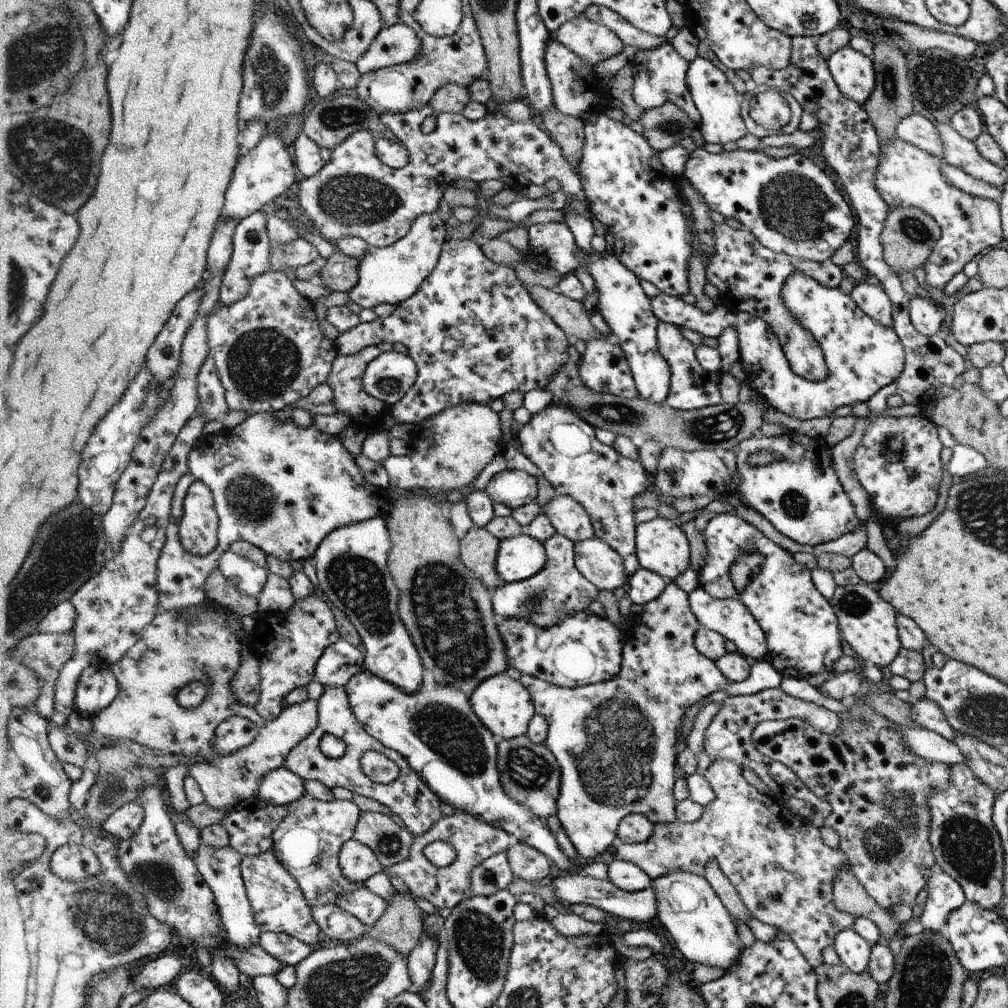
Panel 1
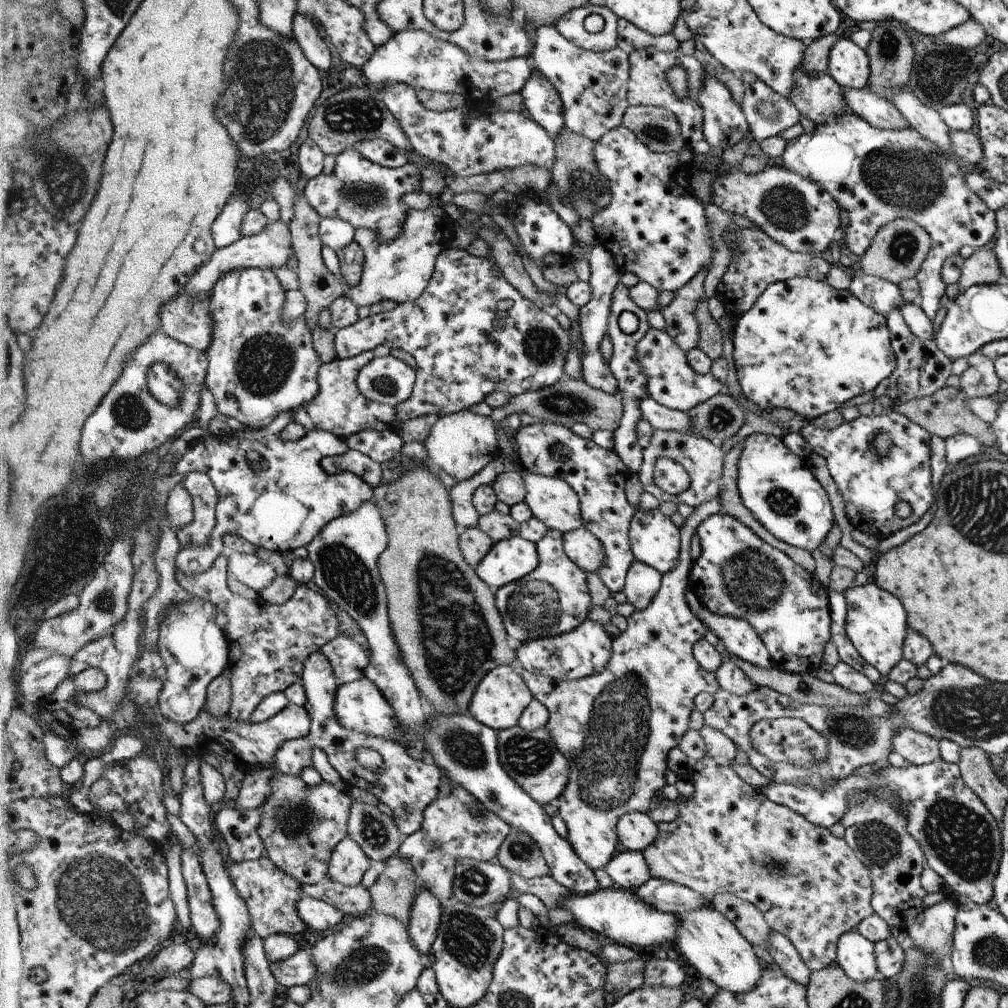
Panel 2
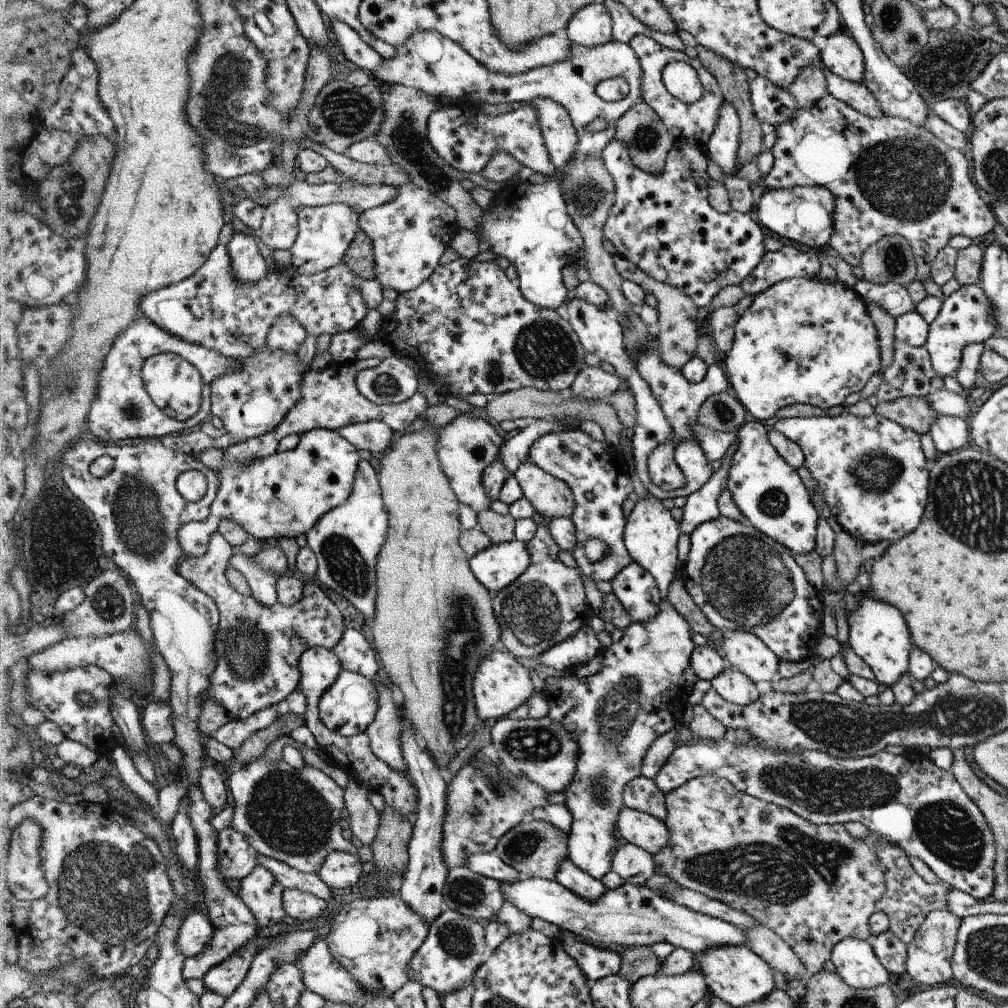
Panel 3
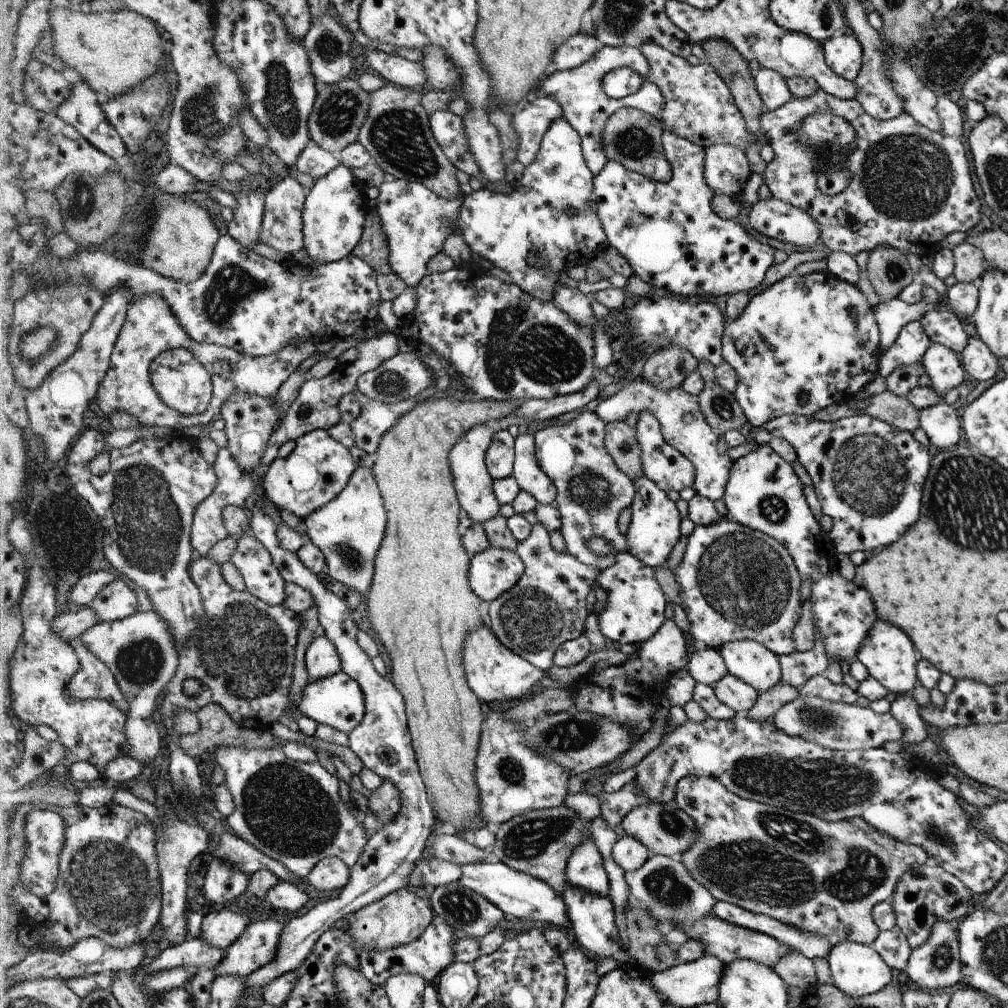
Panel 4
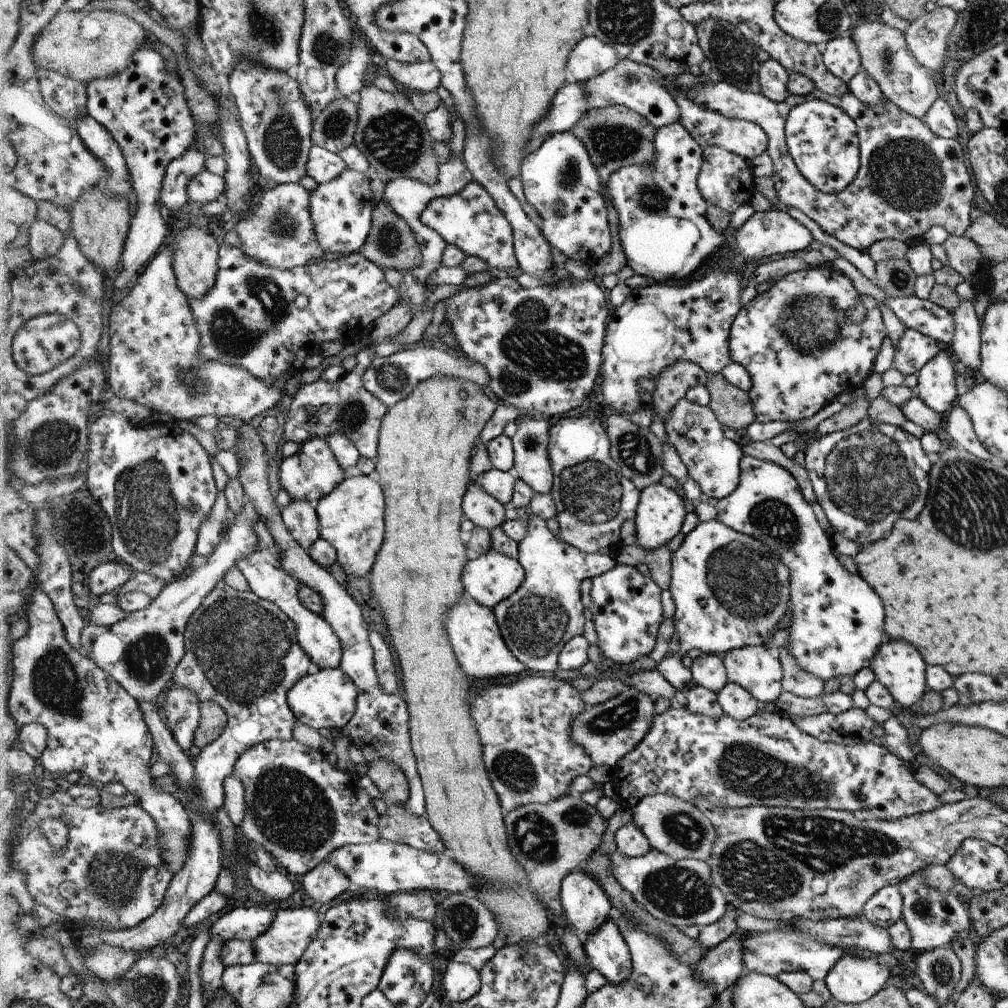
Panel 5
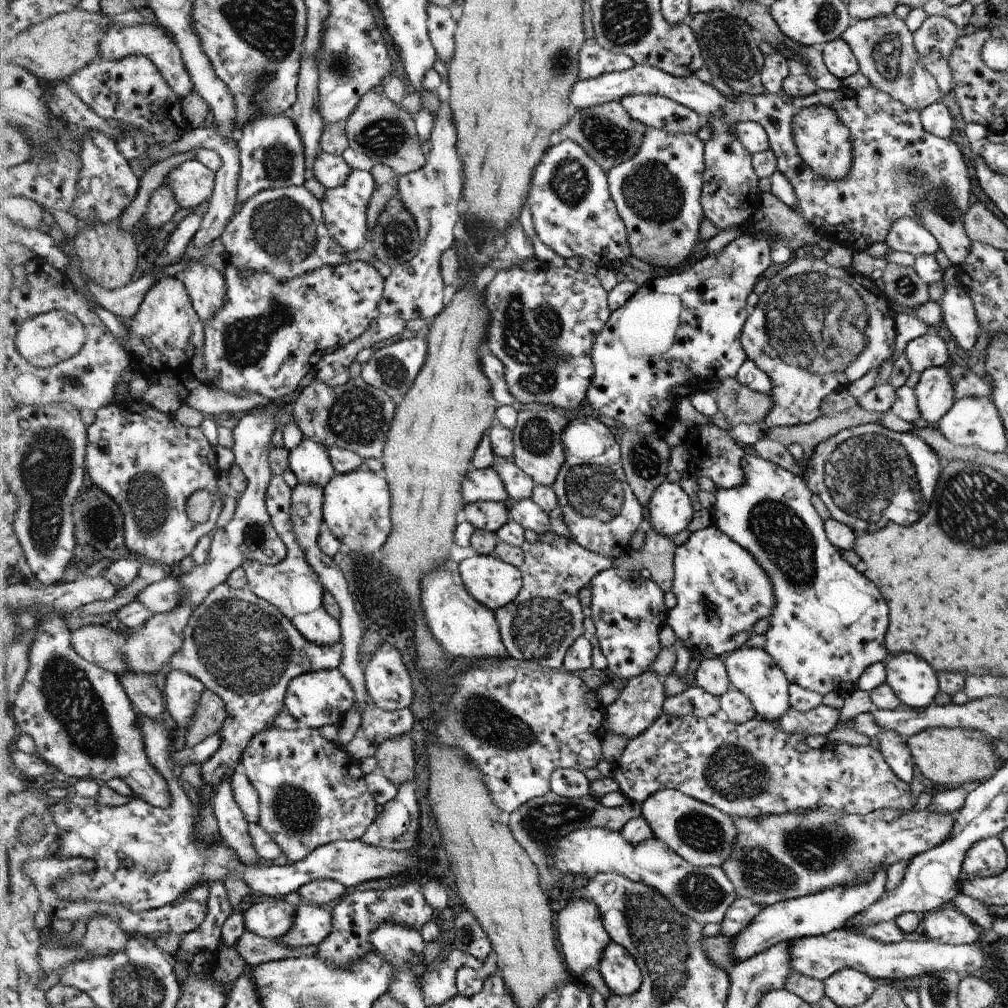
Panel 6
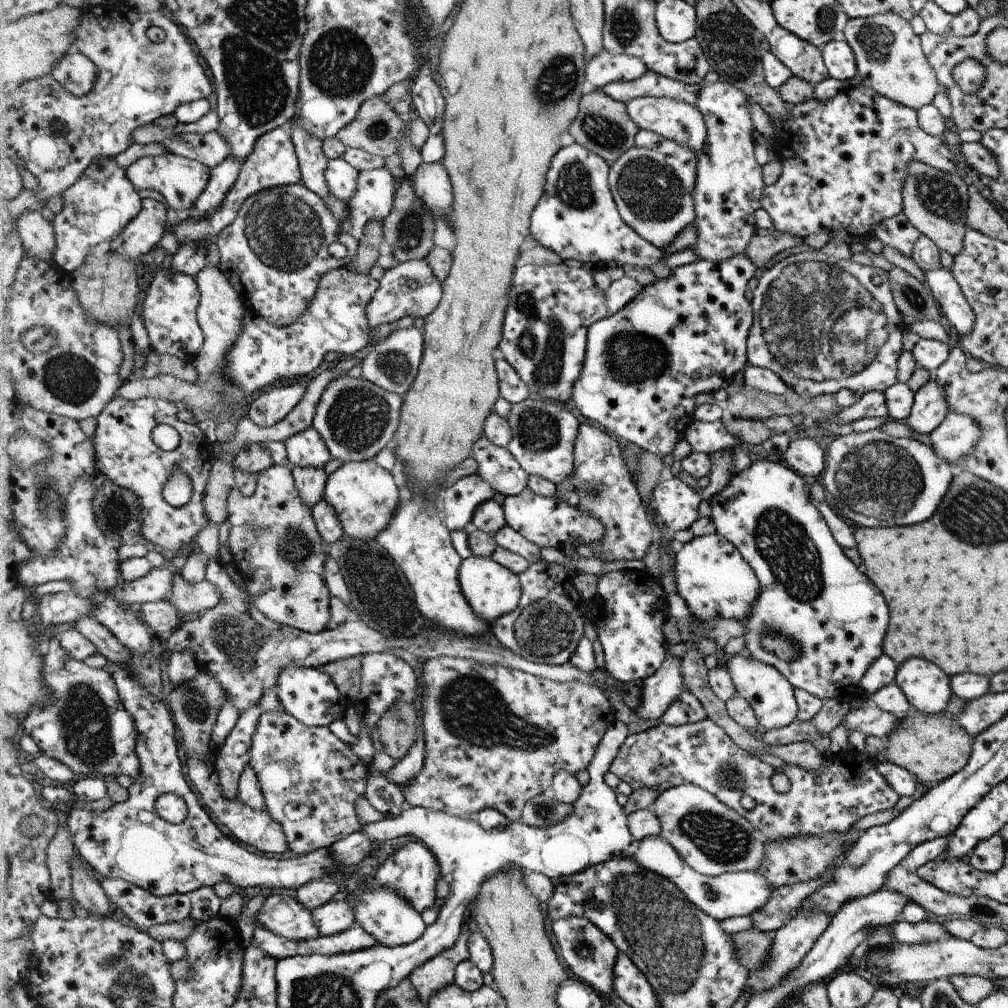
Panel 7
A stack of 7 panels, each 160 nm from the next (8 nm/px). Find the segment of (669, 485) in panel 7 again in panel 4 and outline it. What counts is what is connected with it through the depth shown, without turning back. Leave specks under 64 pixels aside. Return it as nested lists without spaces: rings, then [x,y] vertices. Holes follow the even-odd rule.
[[[642,476],[636,478],[633,482],[636,497],[630,508],[632,509],[632,522],[630,522],[628,534],[626,534],[627,547],[626,551],[632,554],[634,558],[638,558],[640,562],[644,562],[650,568],[658,568],[662,566],[674,544],[680,540],[680,514],[674,506],[674,502],[664,494],[662,487],[656,486],[651,479]]]

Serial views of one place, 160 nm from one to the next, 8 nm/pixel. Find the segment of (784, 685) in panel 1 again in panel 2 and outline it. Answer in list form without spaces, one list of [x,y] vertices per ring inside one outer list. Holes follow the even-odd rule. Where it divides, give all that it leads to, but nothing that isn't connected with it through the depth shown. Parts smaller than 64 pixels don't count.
[[[908,727],[899,728],[893,734],[893,750],[913,765],[925,765],[941,759],[939,741]]]

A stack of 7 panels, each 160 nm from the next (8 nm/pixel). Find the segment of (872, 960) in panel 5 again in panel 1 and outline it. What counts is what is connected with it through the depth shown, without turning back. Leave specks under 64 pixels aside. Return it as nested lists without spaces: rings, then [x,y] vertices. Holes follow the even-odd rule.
[[[852,927],[844,929],[835,937],[836,952],[842,964],[858,974],[868,968],[872,944]]]

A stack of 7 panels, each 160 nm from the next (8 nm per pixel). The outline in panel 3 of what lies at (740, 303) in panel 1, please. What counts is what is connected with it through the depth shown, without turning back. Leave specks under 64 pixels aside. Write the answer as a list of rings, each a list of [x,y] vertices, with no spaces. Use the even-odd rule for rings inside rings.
[[[786,245],[780,250],[767,251],[766,254],[760,259],[758,265],[755,266],[752,273],[750,273],[740,286],[745,295],[756,297],[760,293],[763,293],[766,289],[770,289],[772,285],[784,279],[791,278],[816,278],[820,274],[822,259],[820,255],[814,252],[804,252],[804,250],[798,250],[794,246]]]

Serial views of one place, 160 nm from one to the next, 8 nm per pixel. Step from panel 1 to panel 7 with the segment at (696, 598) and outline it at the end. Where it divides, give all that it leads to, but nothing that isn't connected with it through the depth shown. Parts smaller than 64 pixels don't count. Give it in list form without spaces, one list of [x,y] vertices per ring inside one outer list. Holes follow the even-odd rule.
[[[746,653],[733,655],[727,660],[726,668],[734,683],[736,694],[745,698],[755,712],[760,724],[760,730],[779,729],[788,726],[797,717],[797,700],[795,692],[788,678],[775,666],[760,659],[749,656]]]

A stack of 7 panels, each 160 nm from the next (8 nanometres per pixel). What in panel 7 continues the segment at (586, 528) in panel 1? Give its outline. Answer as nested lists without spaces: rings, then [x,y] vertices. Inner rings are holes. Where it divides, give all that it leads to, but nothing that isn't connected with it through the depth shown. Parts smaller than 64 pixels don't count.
[[[532,395],[512,405],[507,421],[513,432],[507,449],[529,475],[548,479],[555,484],[571,476],[575,469],[575,438],[580,424],[572,413],[550,399]]]

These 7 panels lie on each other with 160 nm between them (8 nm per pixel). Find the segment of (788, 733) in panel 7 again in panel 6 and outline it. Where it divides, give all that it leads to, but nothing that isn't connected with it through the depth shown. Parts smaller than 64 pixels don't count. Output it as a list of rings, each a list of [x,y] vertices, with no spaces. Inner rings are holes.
[[[820,703],[812,711],[800,712],[795,708],[788,708],[786,716],[778,724],[788,733],[803,734],[805,738],[821,734],[826,736],[837,727],[840,710]]]

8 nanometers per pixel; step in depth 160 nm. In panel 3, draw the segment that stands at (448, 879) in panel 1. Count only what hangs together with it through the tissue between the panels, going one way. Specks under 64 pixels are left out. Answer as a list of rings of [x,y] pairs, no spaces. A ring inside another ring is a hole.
[[[470,762],[449,781],[441,850],[448,870],[463,867],[471,855],[496,850],[505,834],[530,816],[534,808],[544,808],[548,804],[550,794],[544,787],[526,777],[518,779],[506,772],[502,764],[497,765],[501,772],[496,779],[488,779],[487,775]],[[499,795],[503,798],[499,798]]]

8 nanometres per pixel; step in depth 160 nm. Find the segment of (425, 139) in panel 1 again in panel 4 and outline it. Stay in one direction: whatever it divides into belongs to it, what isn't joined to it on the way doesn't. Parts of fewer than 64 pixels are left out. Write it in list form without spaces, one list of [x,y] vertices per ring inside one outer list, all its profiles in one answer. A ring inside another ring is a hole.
[[[541,94],[527,100],[521,107],[512,111],[512,116],[512,126],[519,139],[517,159],[524,167],[536,161],[536,154],[538,154],[538,150],[542,145],[542,139],[550,126],[552,126],[558,118],[565,118],[564,112],[562,112],[562,106],[560,106],[556,100],[552,100],[550,96],[543,96]],[[449,110],[436,111],[430,115],[430,125],[435,139],[444,149],[444,154],[447,154],[447,157],[451,159],[456,168],[459,168],[462,172],[466,172],[470,176],[478,177],[482,174],[475,156],[469,149],[469,138],[465,135],[464,118]]]

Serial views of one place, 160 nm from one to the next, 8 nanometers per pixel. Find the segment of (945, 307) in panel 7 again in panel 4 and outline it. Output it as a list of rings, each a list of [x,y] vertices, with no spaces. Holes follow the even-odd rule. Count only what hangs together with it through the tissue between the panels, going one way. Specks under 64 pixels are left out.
[[[968,336],[966,348],[962,350],[963,364],[973,383],[992,380],[1001,365],[996,356],[988,350],[988,346],[978,336]]]

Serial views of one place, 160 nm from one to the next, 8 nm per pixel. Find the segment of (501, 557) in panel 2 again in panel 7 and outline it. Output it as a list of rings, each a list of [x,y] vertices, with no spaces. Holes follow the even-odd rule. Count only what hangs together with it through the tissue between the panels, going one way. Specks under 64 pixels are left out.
[[[473,554],[463,559],[459,566],[459,583],[473,611],[490,625],[496,619],[511,613],[519,605],[522,596],[522,583],[519,581],[519,575],[497,563],[492,557],[479,557]]]

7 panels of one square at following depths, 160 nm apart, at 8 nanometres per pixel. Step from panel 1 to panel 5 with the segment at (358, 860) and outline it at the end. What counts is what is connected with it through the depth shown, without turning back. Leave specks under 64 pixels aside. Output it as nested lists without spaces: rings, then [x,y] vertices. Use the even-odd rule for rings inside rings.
[[[322,861],[302,878],[302,886],[308,896],[315,900],[316,906],[326,904],[350,889],[351,880],[333,862]]]

